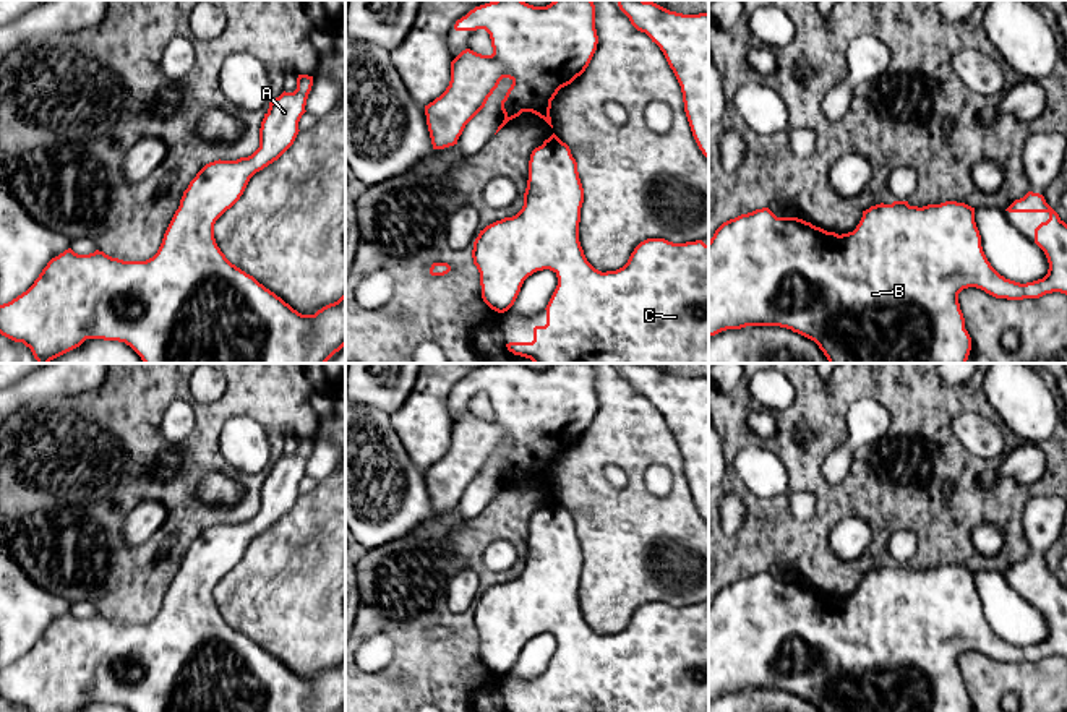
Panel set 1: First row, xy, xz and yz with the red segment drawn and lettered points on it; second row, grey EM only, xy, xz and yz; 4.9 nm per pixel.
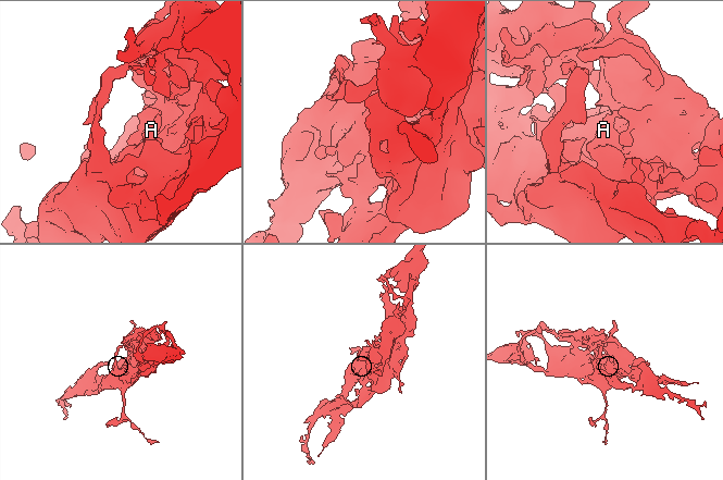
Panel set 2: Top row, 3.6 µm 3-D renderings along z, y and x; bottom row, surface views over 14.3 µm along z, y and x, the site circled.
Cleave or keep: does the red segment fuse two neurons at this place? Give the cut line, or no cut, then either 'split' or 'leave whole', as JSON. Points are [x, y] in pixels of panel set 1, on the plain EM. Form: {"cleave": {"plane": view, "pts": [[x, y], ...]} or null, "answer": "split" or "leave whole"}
{"cleave": null, "answer": "leave whole"}

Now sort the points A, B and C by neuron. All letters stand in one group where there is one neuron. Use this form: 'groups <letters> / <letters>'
groups A B C

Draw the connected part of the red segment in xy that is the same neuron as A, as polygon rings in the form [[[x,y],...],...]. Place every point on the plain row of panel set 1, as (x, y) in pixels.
[[[298,438],[297,453],[282,456],[264,477],[259,511],[237,524],[206,527],[183,555],[157,616],[146,624],[123,624],[96,613],[78,618],[71,611],[52,621],[34,647],[0,668],[0,697],[29,712],[76,712],[86,702],[125,706],[131,712],[342,712],[345,709],[345,657],[315,678],[302,678],[253,639],[232,628],[214,602],[216,584],[243,558],[250,542],[277,524],[295,504],[306,475],[313,440]]]

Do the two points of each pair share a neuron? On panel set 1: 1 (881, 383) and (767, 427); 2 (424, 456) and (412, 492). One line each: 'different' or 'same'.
1: different
2: different

